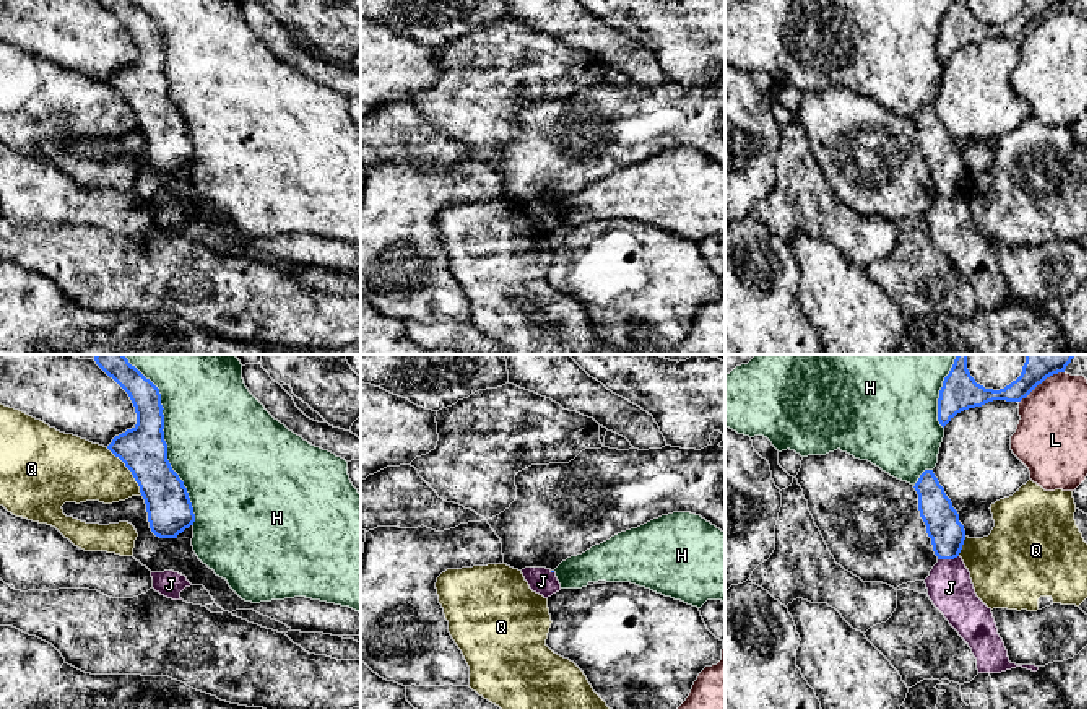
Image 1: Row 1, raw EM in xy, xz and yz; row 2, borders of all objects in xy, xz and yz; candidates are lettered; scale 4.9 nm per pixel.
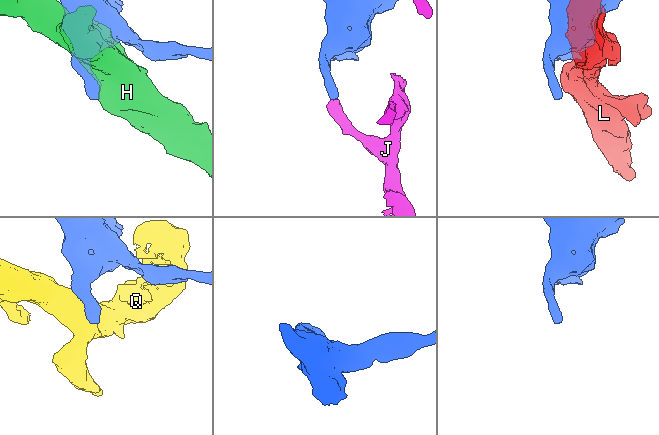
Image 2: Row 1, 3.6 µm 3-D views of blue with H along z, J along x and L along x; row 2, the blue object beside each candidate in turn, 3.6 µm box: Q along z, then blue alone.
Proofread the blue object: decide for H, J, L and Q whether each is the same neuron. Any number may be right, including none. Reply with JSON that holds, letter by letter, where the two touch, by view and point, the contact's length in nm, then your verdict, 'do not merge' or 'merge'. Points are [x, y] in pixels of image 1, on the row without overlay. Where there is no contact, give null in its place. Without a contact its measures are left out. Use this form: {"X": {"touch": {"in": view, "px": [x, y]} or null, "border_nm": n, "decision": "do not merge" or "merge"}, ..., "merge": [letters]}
{"H": {"touch": {"in": "xy", "px": [164, 78]}, "border_nm": 850, "decision": "do not merge"}, "J": {"touch": {"in": "yz", "px": [948, 194]}, "border_nm": 110, "decision": "do not merge"}, "L": {"touch": {"in": "yz", "px": [1041, 18]}, "border_nm": 280, "decision": "do not merge"}, "Q": {"touch": {"in": "xy", "px": [129, 104]}, "border_nm": 300, "decision": "do not merge"}, "merge": []}

